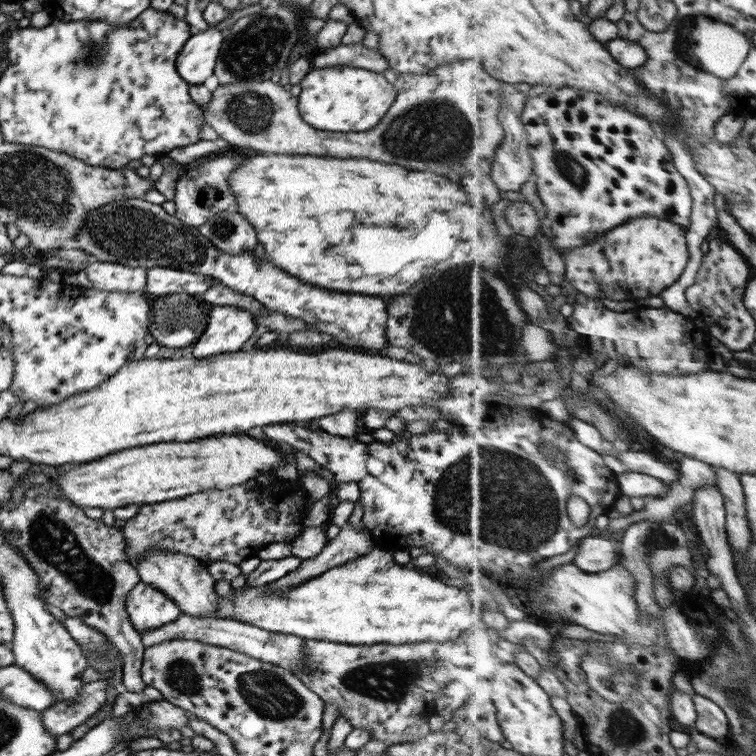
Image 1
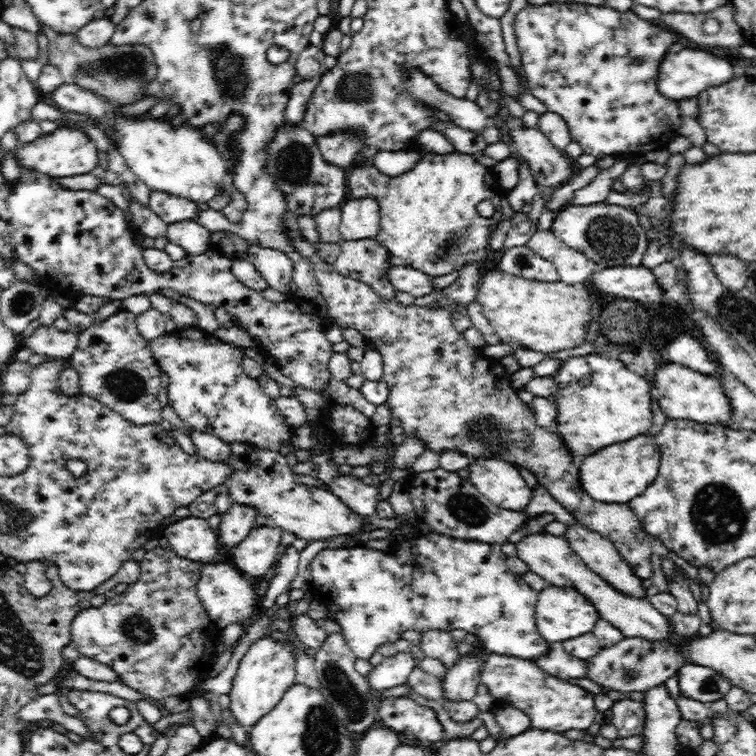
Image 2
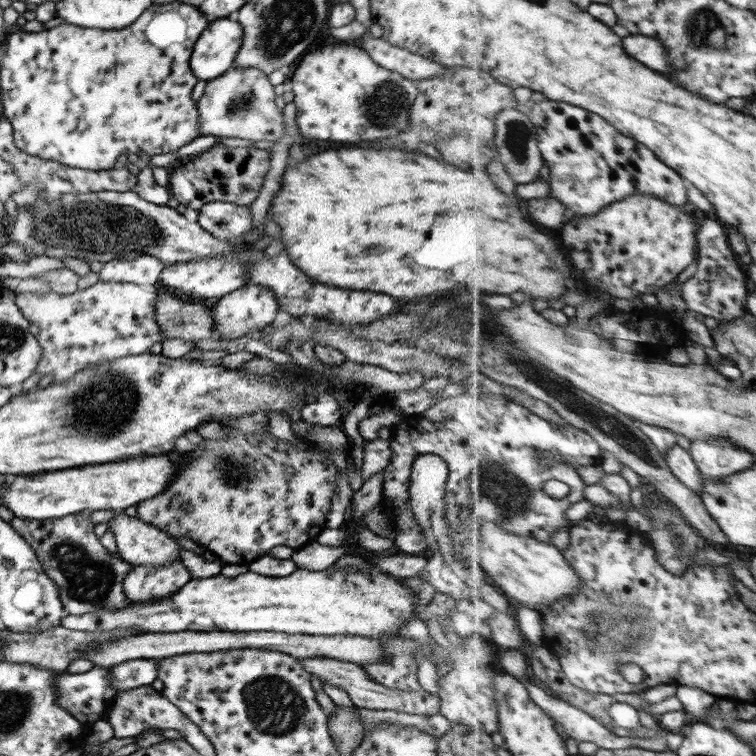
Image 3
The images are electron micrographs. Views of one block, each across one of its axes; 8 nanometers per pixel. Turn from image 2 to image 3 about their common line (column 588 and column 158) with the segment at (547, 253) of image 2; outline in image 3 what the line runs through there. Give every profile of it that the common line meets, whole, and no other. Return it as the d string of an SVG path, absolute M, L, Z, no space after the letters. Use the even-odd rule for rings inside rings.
M135 256L135 259L114 259L103 263L99 281L127 282L142 287L157 288L164 264L153 256Z

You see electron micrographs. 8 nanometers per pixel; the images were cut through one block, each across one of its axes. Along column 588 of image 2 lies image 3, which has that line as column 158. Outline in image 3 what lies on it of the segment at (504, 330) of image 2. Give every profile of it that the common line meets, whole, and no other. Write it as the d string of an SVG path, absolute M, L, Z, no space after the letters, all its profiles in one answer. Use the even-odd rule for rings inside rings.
M155 288L157 299L153 305L155 322L160 328L161 341L181 339L194 344L197 340L221 340L214 332L212 302L191 304L188 298Z

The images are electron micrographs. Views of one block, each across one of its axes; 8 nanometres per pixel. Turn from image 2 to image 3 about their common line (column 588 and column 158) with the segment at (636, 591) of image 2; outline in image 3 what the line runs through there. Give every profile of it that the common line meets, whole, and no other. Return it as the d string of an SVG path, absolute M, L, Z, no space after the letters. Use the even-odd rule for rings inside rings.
M117 511L107 522L113 533L116 553L132 566L154 566L159 568L180 559L180 546L166 532L125 516Z

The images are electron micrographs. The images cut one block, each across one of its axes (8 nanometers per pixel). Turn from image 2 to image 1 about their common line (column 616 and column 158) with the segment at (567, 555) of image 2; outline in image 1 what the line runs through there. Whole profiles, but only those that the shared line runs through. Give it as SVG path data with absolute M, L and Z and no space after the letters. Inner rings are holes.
M141 582L127 593L124 605L131 626L138 633L159 628L181 614L170 598Z

